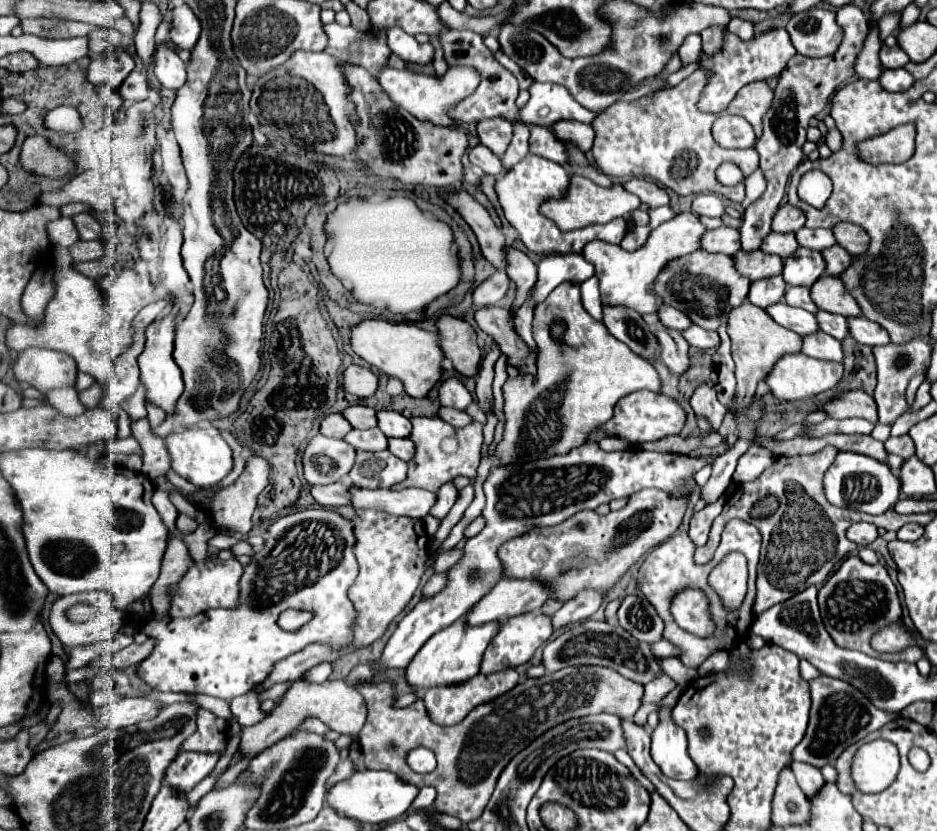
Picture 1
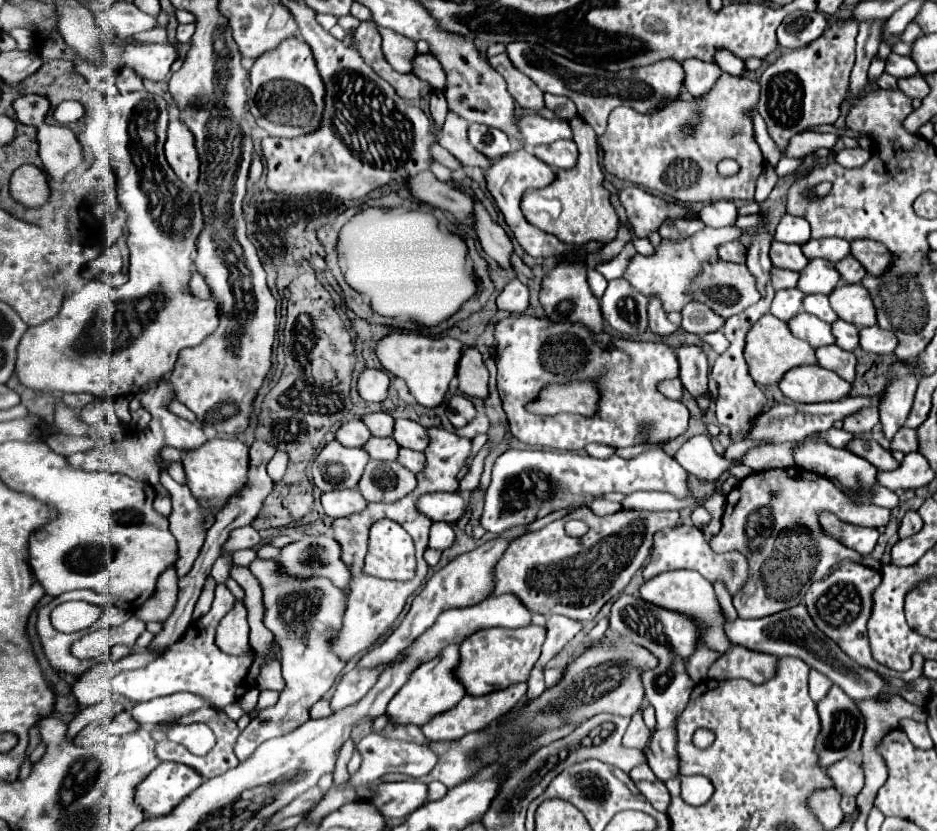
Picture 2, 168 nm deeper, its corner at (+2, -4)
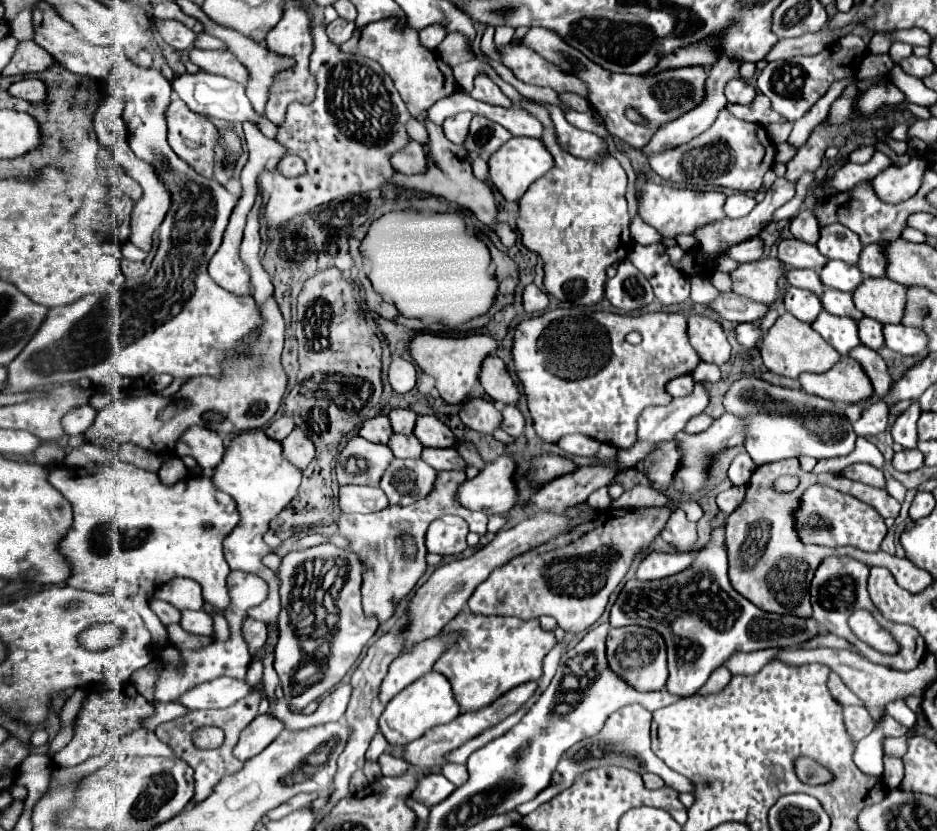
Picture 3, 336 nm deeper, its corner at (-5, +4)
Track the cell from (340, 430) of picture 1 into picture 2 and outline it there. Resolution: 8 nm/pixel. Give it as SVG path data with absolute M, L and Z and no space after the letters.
M352 420L352 422L344 424L336 434L338 442L342 442L344 446L356 446L356 448L362 448L370 438L372 438L372 434L362 420Z

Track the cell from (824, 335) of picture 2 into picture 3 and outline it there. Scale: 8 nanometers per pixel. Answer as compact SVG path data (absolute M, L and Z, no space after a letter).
M825 310L819 312L819 316L811 322L813 330L819 332L841 356L845 356L853 346L861 344L857 336L857 322L851 318L833 316Z

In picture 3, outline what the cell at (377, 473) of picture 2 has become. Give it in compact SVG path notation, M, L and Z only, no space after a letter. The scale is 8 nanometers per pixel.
M395 458L385 470L379 486L387 494L389 504L411 504L423 498L433 488L437 472L421 460Z

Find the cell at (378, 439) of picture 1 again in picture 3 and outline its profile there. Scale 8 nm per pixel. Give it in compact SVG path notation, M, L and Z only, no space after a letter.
M391 434L387 446L397 458L419 458L421 456L421 442L413 434Z

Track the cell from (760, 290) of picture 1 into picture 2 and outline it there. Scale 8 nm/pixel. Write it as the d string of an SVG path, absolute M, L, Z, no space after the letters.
M790 288L790 290L778 290L776 296L774 296L774 302L772 302L772 308L770 312L788 322L788 318L794 318L794 314L800 314L802 312L802 290L798 288Z

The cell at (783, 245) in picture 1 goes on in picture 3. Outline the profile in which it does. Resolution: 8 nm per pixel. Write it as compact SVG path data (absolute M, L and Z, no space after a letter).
M797 238L781 240L777 248L779 248L779 260L791 268L821 270L821 266L825 266L827 262L827 258L817 250L817 246L801 242Z

